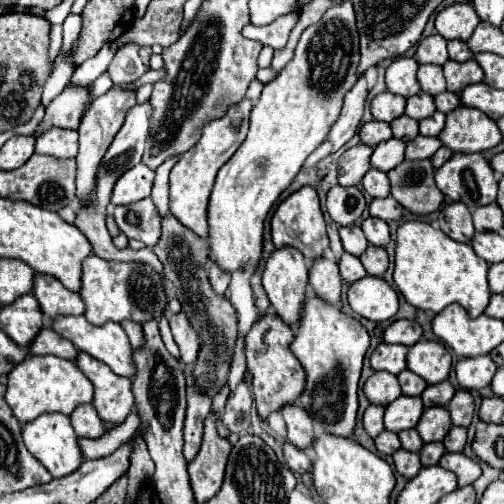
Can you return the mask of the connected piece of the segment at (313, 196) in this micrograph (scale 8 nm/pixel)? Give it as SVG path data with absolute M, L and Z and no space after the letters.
M304 185L300 187L296 193L292 193L288 199L284 199L270 221L272 227L272 241L276 247L284 247L284 245L292 245L298 251L302 251L302 255L306 259L316 259L324 253L324 249L328 247L328 235L326 235L326 221L320 209L320 199L318 193L312 185Z

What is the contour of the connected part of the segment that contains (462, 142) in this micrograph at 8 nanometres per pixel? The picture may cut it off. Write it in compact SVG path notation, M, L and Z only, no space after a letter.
M460 105L446 115L446 127L438 139L452 151L480 153L496 147L502 141L502 133L488 115Z

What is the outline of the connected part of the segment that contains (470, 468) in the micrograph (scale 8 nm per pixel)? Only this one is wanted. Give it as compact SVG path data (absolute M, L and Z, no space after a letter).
M444 453L440 459L440 467L452 471L458 477L458 487L472 485L480 475L480 465L468 459L464 453Z

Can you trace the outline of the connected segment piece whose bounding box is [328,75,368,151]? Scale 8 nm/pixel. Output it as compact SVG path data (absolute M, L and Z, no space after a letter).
M360 75L360 79L356 81L356 85L352 87L352 91L346 93L346 97L344 97L344 107L342 107L340 119L330 129L328 139L334 141L334 151L340 149L346 141L350 141L354 137L354 133L358 131L362 115L364 115L366 97L368 97L366 75Z

